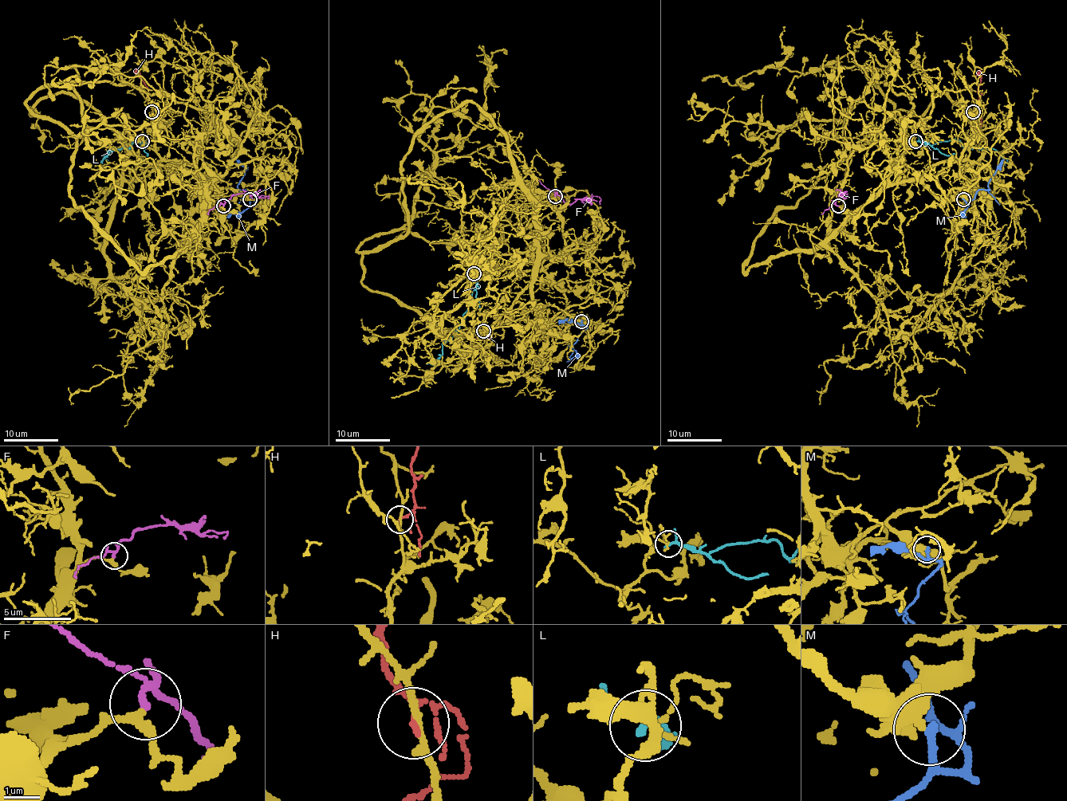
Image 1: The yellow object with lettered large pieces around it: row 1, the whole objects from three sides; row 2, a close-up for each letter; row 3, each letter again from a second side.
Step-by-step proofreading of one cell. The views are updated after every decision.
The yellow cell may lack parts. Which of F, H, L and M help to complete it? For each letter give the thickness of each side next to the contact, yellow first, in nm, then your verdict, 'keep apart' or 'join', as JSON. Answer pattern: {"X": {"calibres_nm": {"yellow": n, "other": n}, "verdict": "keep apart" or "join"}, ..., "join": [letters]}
{"F": {"calibres_nm": {"yellow": 200, "other": 150}, "verdict": "join"}, "H": {"calibres_nm": {"yellow": 190, "other": 140}, "verdict": "keep apart"}, "L": {"calibres_nm": {"yellow": 120, "other": 180}, "verdict": "keep apart"}, "M": {"calibres_nm": {"yellow": 320, "other": 240}, "verdict": "keep apart"}, "join": ["F"]}

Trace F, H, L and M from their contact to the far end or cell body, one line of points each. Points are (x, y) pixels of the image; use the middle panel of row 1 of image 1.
F: (555, 196), (556, 194), (564, 202), (570, 203), (593, 196), (601, 199)
H: (484, 331), (482, 336), (467, 336)
L: (474, 274), (474, 290), (469, 308), (459, 326), (444, 342), (443, 353), (432, 365), (427, 363)
M: (580, 321), (586, 327), (570, 346), (576, 354), (565, 361)

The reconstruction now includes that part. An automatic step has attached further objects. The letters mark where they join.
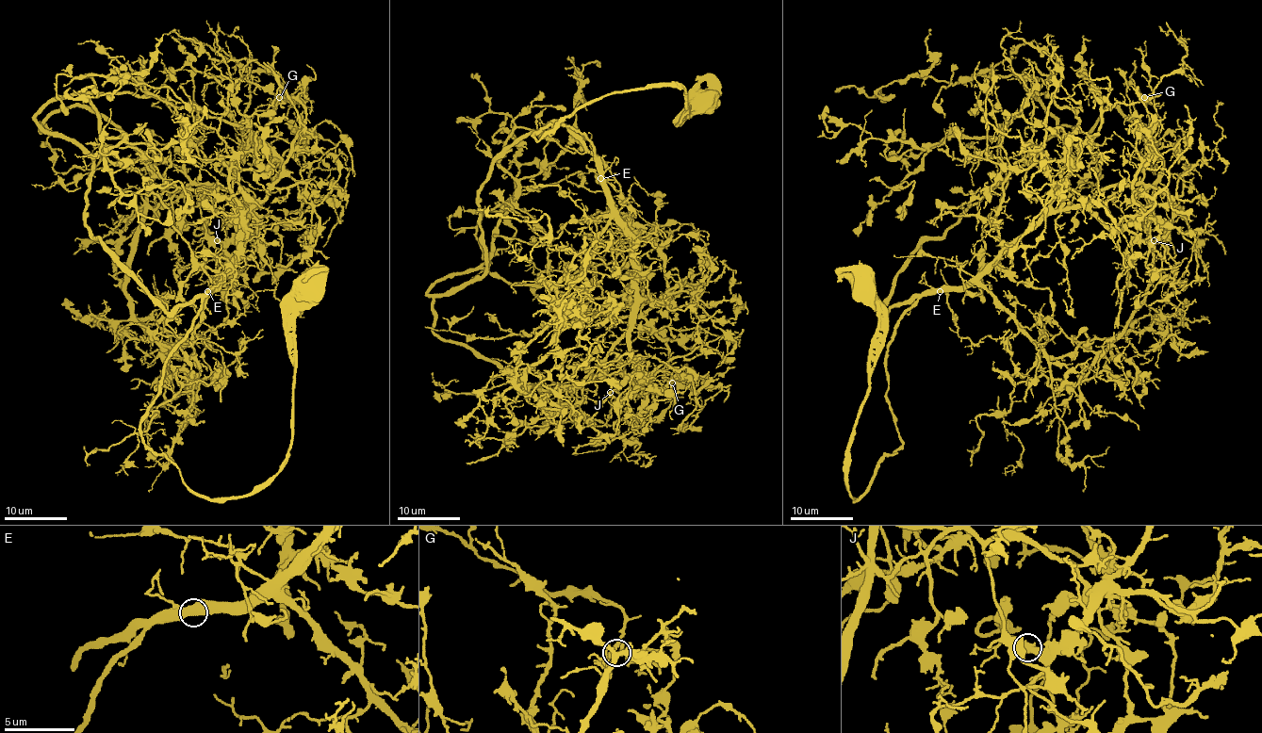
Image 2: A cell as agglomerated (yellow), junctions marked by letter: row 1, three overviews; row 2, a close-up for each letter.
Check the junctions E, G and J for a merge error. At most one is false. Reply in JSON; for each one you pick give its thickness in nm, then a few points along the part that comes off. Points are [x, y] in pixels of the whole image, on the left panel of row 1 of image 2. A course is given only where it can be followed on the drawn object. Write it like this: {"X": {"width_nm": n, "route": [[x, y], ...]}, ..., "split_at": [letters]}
{"split_at": []}

